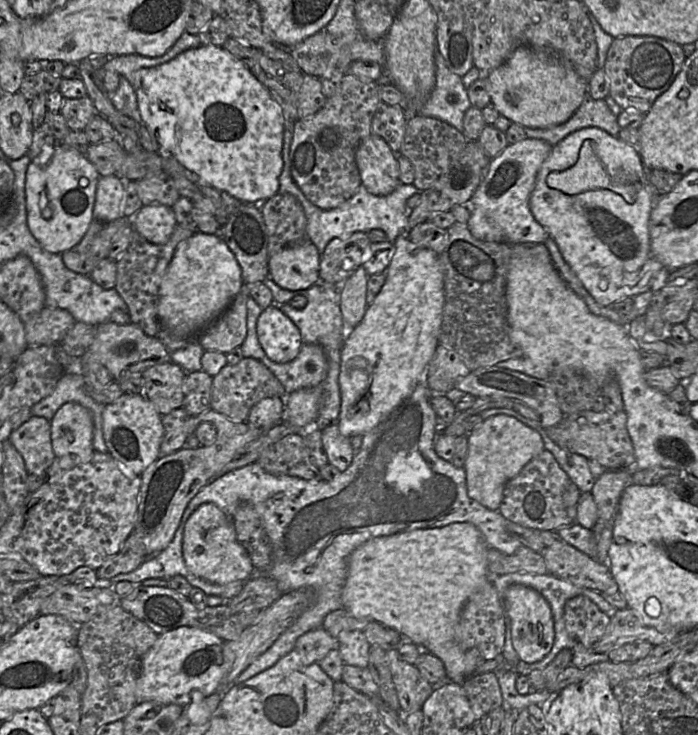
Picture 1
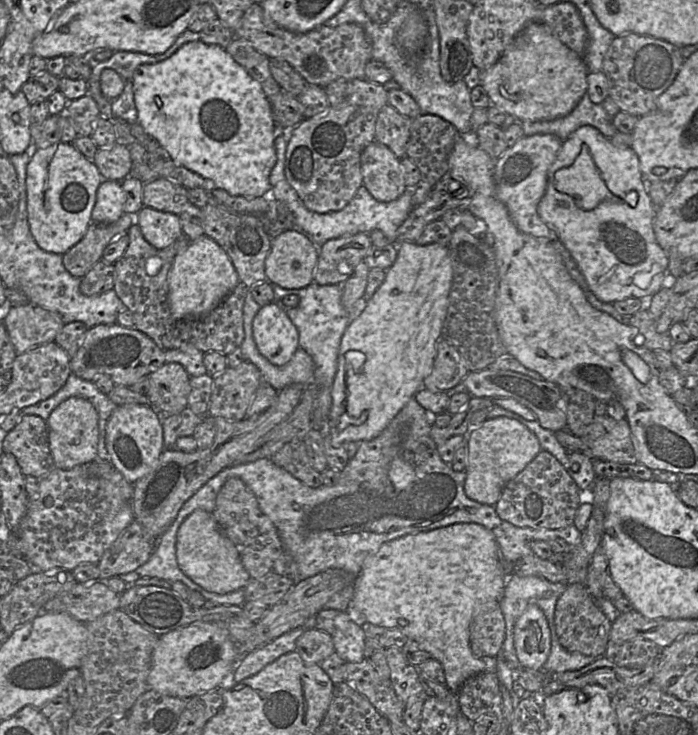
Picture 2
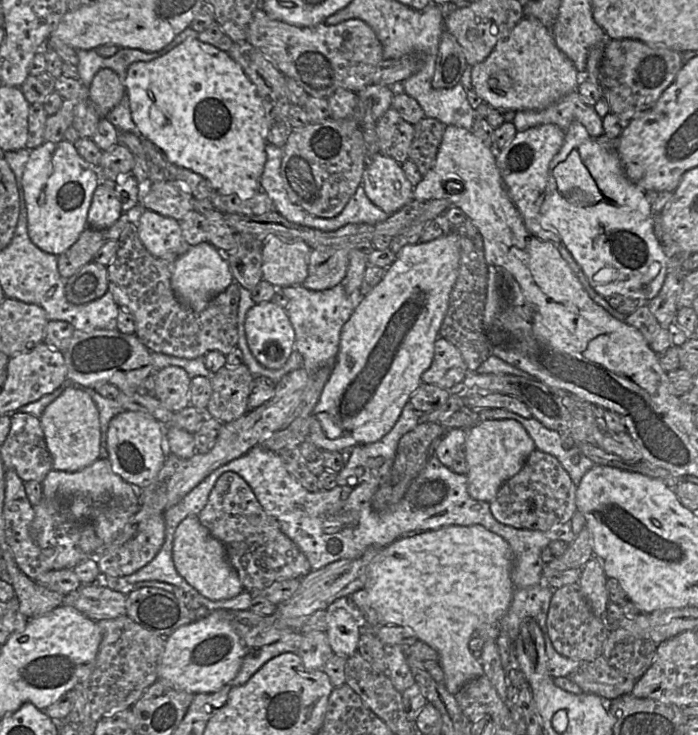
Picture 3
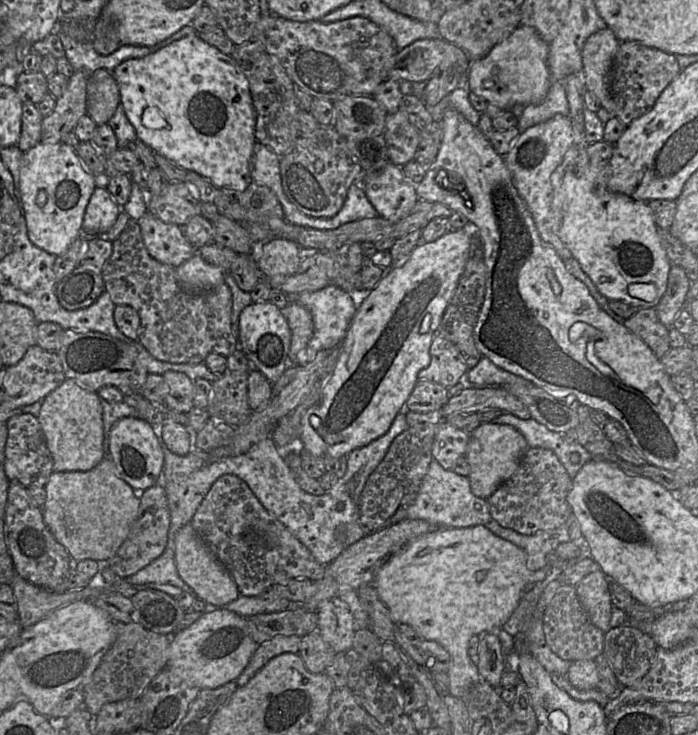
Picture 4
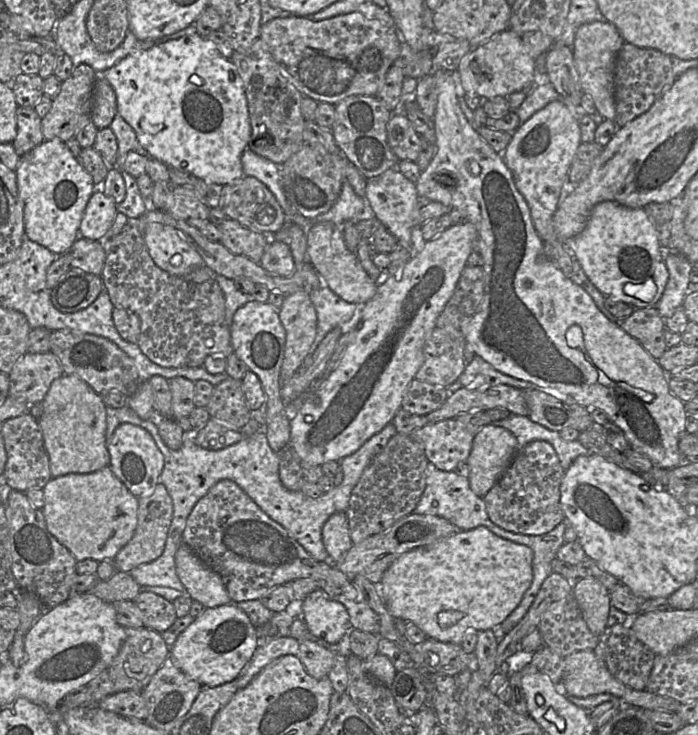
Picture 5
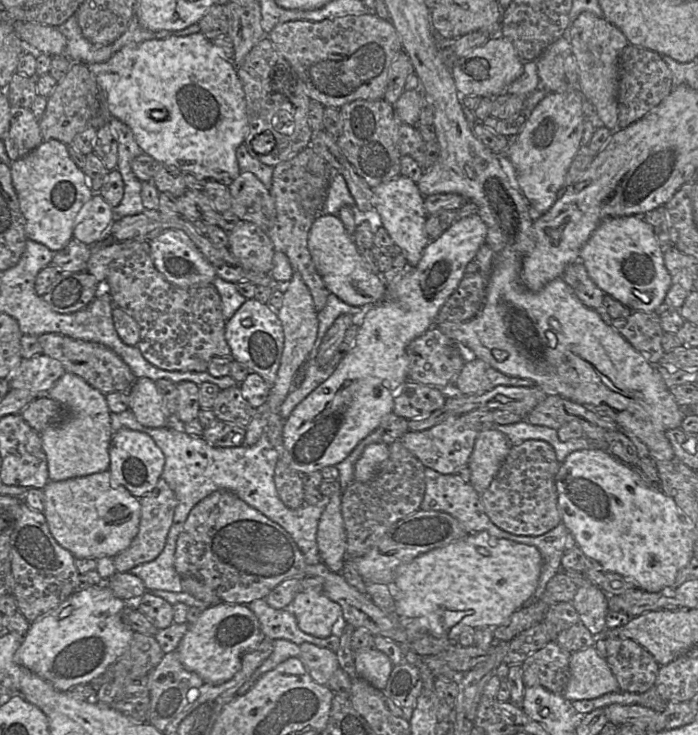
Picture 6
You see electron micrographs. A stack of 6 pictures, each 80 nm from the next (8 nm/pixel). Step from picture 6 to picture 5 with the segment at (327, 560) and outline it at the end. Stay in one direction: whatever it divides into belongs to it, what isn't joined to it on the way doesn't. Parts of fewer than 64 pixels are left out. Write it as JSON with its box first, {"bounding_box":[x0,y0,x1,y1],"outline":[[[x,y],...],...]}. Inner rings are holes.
{"bounding_box":[322,512,353,564],"outline":[[[337,512],[327,519],[322,528],[322,541],[331,562],[338,564],[353,545],[346,513]]]}

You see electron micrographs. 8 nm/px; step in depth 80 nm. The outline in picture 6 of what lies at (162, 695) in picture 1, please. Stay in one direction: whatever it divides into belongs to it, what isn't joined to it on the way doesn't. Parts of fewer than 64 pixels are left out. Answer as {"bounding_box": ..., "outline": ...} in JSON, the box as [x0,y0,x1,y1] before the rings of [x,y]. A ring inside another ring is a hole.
{"bounding_box":[176,602,263,684],"outline":[[[219,602],[205,608],[197,621],[189,624],[176,651],[186,669],[198,674],[204,682],[220,684],[230,680],[240,670],[242,655],[253,650],[263,637],[258,618],[247,605]]]}

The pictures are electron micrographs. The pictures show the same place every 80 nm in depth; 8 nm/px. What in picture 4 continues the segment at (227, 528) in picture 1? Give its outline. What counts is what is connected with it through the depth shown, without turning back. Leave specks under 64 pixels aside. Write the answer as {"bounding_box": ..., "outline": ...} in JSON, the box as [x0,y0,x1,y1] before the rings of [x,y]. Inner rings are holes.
{"bounding_box":[174,523,239,607],"outline":[[[191,523],[182,526],[176,533],[174,556],[178,575],[205,603],[222,607],[239,597],[231,574],[198,536]]]}

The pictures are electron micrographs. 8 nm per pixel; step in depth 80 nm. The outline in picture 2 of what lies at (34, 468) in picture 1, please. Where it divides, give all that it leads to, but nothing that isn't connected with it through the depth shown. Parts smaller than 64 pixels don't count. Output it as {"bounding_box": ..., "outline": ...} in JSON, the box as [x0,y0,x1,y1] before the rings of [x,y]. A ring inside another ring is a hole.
{"bounding_box":[3,415,54,478],"outline":[[[21,415],[16,426],[4,438],[3,452],[15,456],[24,476],[42,478],[54,467],[49,448],[48,427],[45,420],[37,415]]]}

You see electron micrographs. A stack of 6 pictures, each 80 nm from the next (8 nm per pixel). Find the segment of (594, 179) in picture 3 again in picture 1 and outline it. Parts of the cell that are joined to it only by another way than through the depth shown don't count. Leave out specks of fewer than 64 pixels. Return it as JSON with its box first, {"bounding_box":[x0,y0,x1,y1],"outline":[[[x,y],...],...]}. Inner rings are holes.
{"bounding_box":[529,127,664,307],"outline":[[[598,127],[577,130],[553,146],[549,157],[544,161],[537,174],[535,187],[529,199],[530,210],[536,221],[547,231],[549,237],[555,240],[563,258],[581,280],[584,287],[601,306],[607,307],[624,298],[634,297],[651,290],[659,272],[664,269],[663,265],[651,256],[649,223],[657,197],[654,195],[652,186],[647,181],[646,169],[637,149]],[[624,272],[636,273],[636,277],[625,278]]]}

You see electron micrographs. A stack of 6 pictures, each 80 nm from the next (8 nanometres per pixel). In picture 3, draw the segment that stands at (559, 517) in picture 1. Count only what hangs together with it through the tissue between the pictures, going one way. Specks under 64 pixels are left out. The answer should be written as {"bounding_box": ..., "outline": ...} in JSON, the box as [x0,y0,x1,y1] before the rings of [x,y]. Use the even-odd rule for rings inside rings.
{"bounding_box":[489,449,577,531],"outline":[[[535,449],[523,468],[502,484],[496,497],[489,503],[490,510],[494,518],[502,524],[516,529],[547,531],[555,525],[571,521],[577,511],[576,489],[577,486],[556,457]]]}

